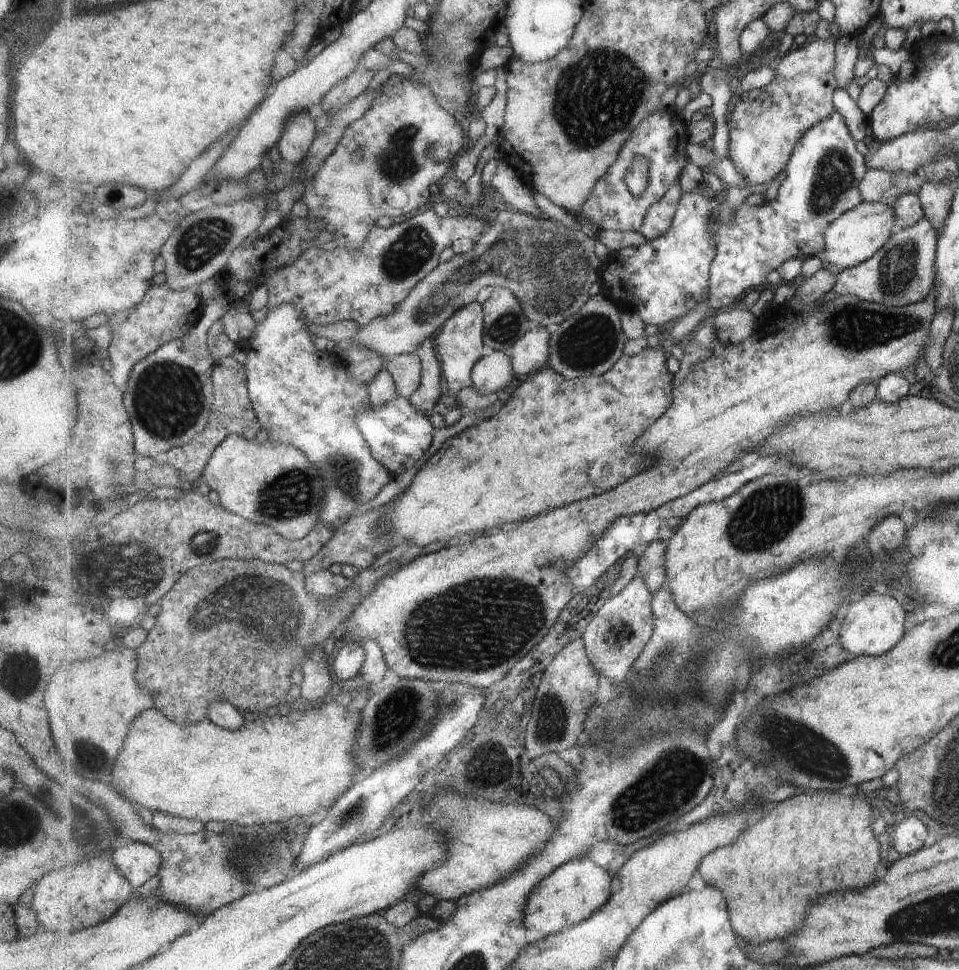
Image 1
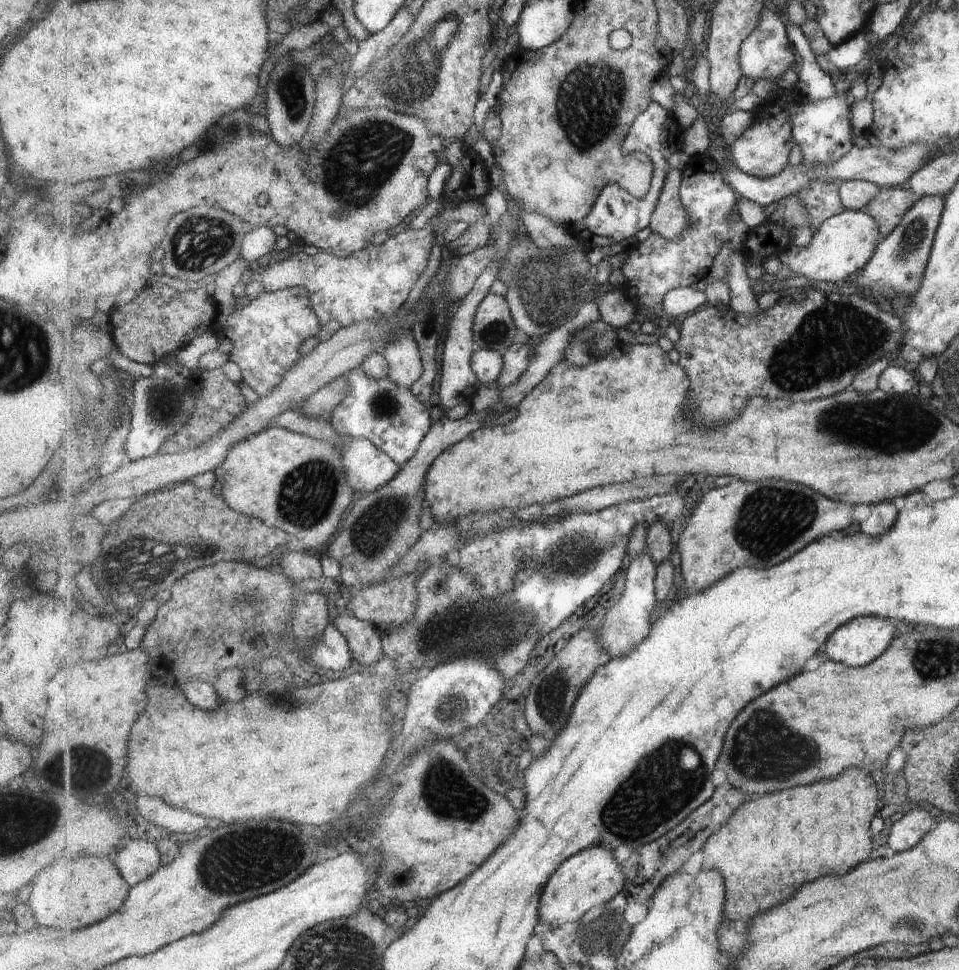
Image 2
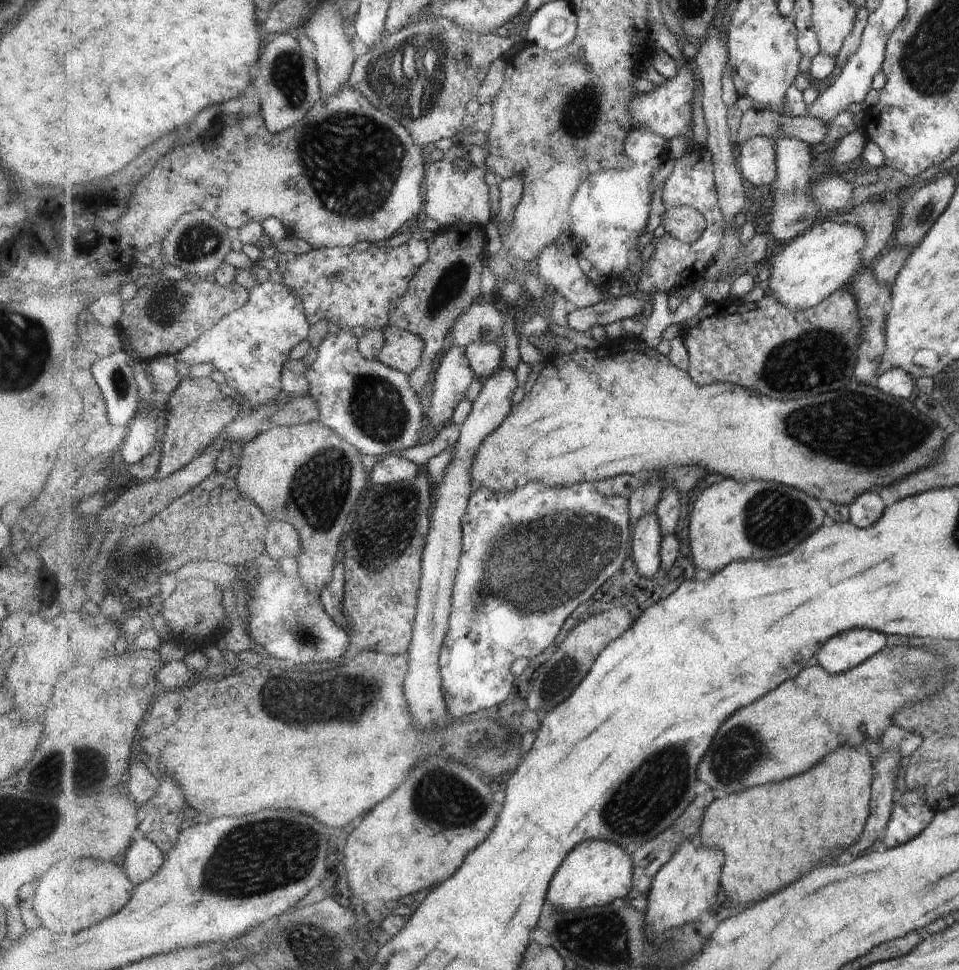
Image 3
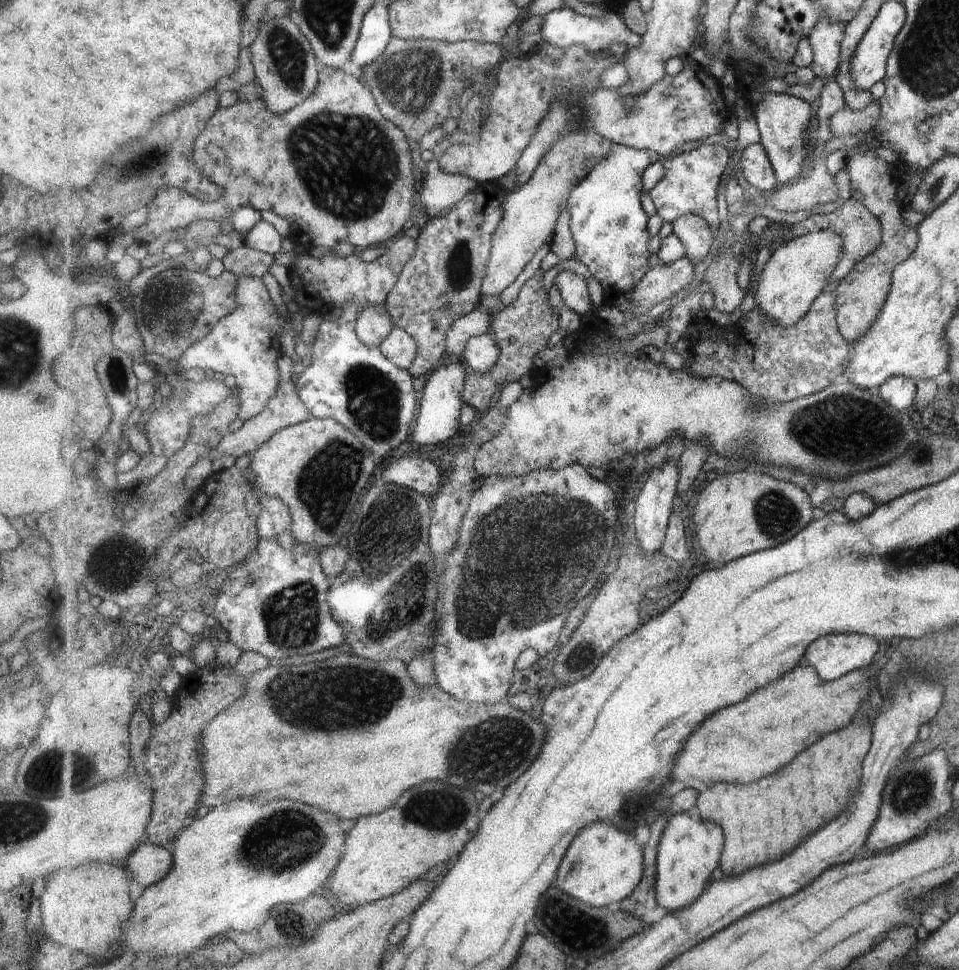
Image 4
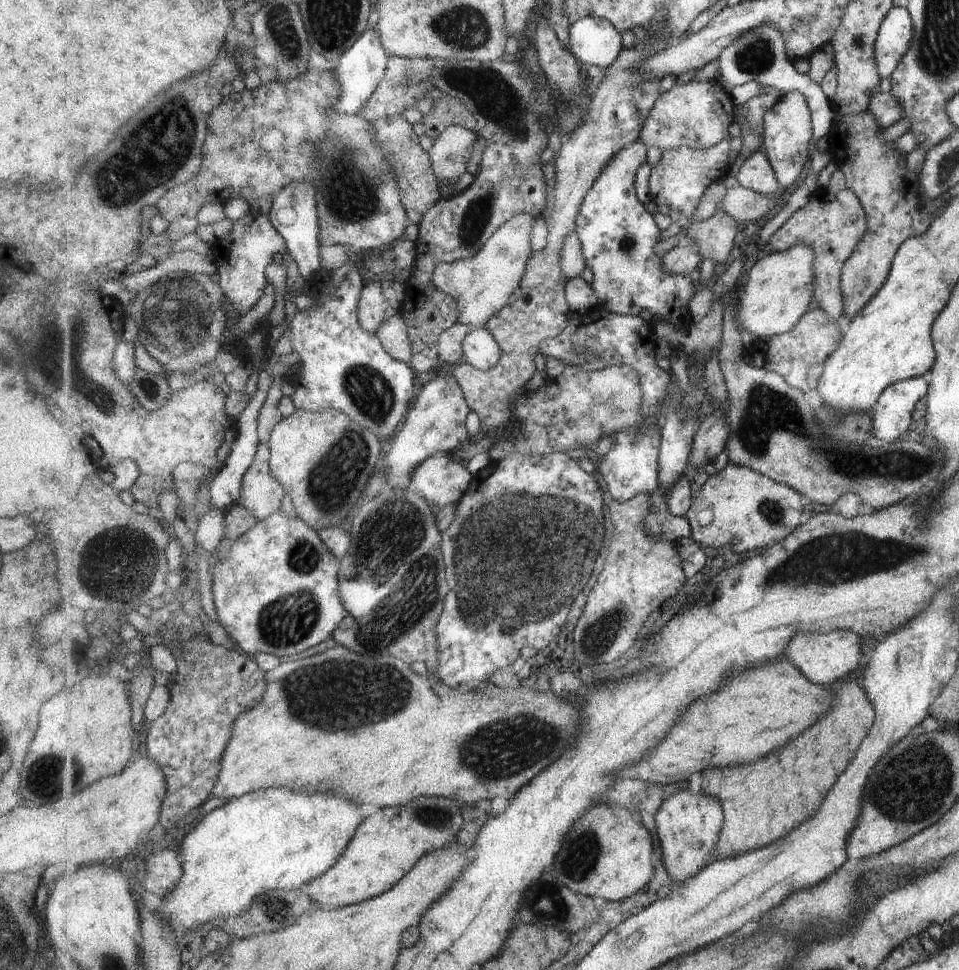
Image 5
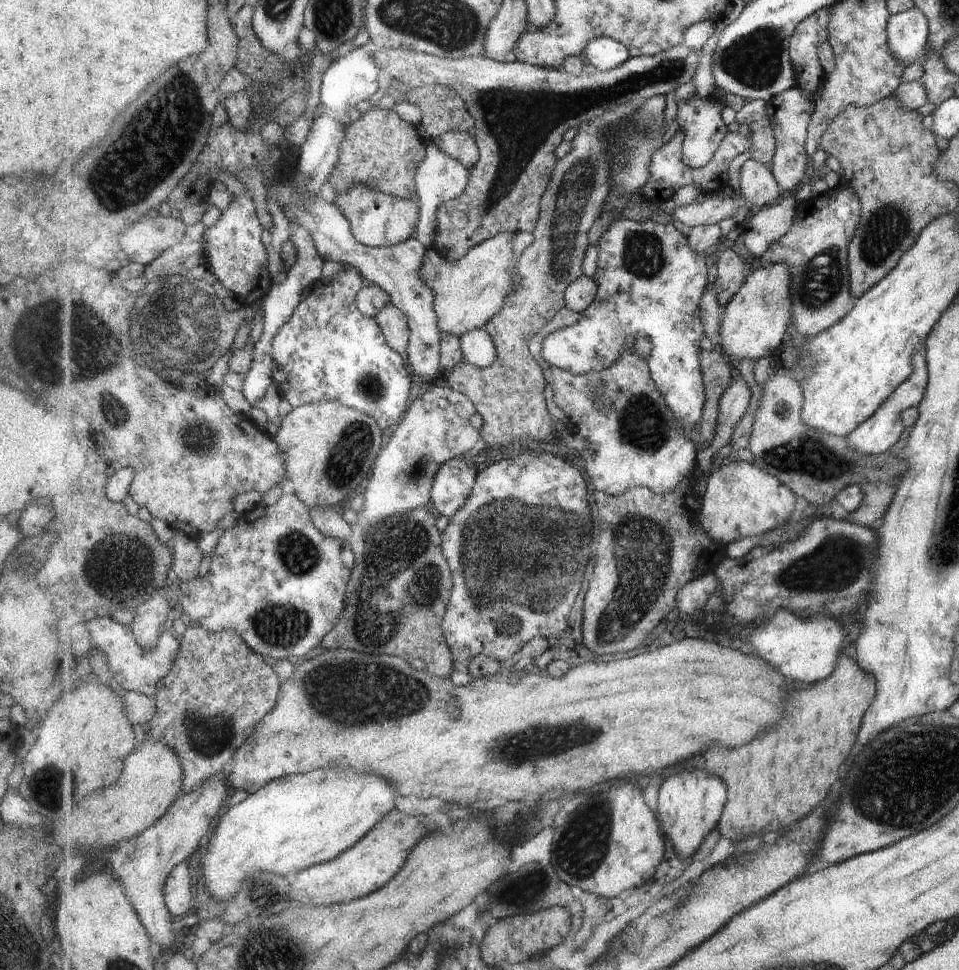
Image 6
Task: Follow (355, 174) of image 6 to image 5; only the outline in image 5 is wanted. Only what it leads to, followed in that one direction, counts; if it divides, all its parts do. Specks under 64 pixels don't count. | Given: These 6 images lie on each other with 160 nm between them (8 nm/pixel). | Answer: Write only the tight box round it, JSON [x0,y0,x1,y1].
[372,115,442,226]

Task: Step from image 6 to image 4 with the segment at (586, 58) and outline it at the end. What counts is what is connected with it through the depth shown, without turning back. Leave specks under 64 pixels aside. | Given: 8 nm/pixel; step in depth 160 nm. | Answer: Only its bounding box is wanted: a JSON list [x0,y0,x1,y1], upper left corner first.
[540,7,642,52]

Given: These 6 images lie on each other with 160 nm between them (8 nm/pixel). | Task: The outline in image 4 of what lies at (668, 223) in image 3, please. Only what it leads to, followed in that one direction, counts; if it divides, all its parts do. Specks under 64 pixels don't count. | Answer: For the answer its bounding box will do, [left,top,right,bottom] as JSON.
[672,213,715,264]

